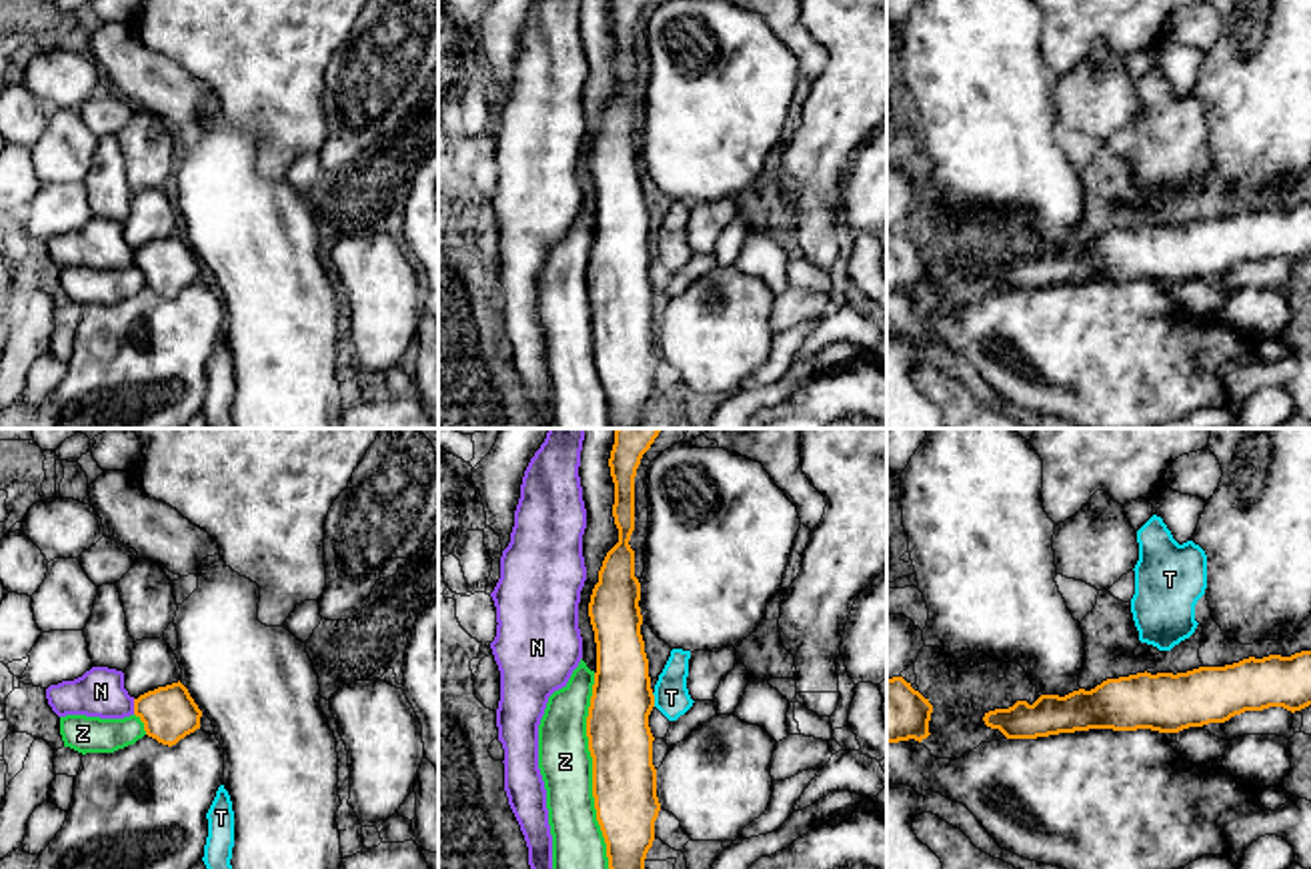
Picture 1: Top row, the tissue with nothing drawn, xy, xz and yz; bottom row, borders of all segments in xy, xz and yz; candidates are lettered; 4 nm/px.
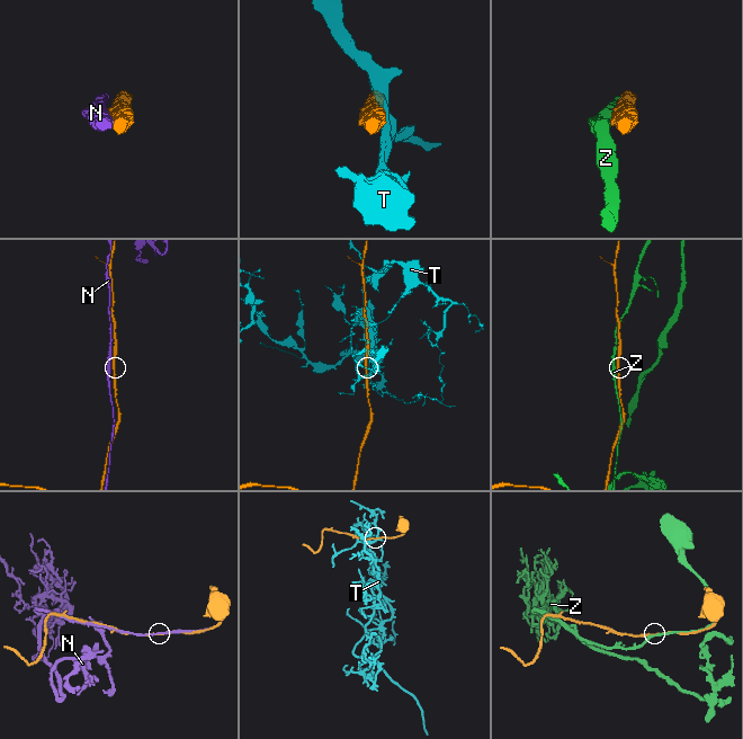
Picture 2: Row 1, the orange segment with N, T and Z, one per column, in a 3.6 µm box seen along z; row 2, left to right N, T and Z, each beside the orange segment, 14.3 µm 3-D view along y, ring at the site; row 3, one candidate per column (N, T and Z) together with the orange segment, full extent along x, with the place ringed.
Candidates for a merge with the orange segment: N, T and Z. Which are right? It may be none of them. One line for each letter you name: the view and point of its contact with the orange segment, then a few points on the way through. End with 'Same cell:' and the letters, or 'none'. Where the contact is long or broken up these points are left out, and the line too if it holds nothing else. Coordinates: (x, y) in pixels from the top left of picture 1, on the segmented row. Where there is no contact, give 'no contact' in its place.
Same cell: none

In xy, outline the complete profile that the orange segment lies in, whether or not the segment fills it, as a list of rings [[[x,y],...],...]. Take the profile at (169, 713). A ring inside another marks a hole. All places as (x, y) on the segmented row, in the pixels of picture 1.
[[[178,681],[134,699],[134,715],[144,723],[148,737],[172,747],[200,729],[202,711]]]

